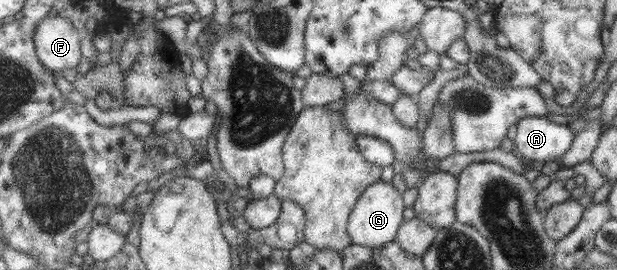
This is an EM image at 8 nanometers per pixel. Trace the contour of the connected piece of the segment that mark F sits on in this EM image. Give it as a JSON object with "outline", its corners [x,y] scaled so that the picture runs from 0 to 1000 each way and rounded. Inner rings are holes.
{"outline":[[[105,63],[66,78],[57,137],[66,230],[94,274],[104,256],[125,252],[133,233],[135,133],[135,115]]]}

